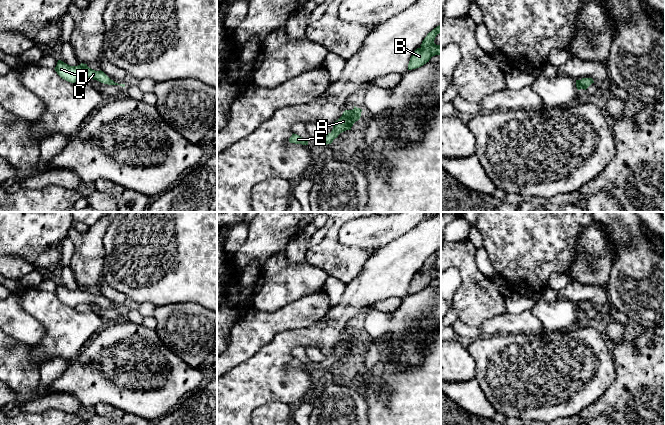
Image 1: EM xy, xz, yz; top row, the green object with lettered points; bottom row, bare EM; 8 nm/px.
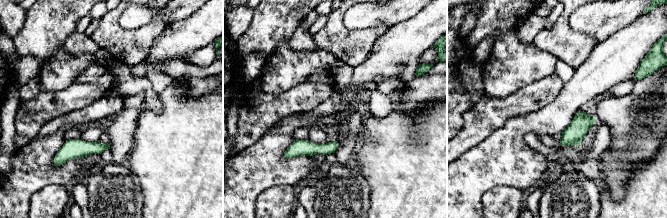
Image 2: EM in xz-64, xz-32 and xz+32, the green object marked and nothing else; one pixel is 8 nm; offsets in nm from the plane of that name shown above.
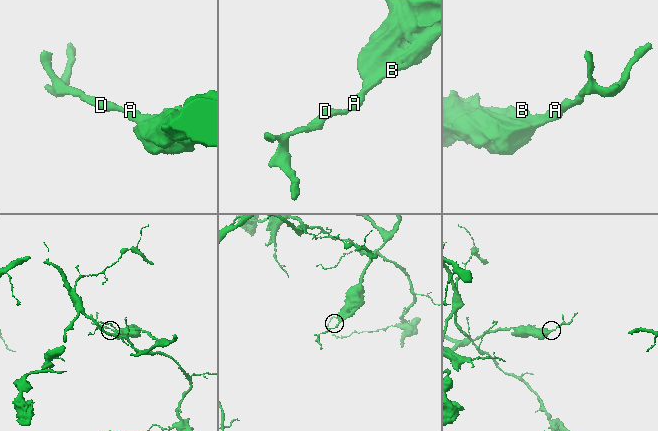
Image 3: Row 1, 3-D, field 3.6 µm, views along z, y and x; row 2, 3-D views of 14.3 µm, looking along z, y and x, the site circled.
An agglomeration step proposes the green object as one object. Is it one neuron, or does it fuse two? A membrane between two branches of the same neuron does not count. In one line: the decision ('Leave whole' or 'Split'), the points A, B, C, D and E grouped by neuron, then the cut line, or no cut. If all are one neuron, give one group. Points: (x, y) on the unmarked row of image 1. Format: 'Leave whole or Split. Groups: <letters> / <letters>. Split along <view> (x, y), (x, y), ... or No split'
Leave whole. Groups: A B C D E. No split

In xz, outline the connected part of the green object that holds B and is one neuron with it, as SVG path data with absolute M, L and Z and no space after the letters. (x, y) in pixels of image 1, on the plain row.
M441 249L427 258L420 269L421 271L417 272L412 278L408 288L408 294L419 292L429 286L433 280L441 279L441 270L434 267L435 261L439 257L441 257Z

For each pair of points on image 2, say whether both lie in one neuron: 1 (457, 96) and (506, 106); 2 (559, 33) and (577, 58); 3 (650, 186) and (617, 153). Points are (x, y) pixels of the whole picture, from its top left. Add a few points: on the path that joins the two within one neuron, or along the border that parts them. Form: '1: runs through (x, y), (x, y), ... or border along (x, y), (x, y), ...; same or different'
1: border along (484, 94), (464, 113), (463, 117); different
2: runs through (561, 39), (574, 52); same
3: border along (653, 156), (641, 161), (633, 170), (624, 191); different

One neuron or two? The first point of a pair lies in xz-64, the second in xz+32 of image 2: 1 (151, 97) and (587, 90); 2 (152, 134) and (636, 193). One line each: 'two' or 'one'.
1: two
2: one

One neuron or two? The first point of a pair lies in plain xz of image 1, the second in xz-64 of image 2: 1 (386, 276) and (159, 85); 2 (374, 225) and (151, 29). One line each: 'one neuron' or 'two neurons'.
1: two neurons
2: two neurons

